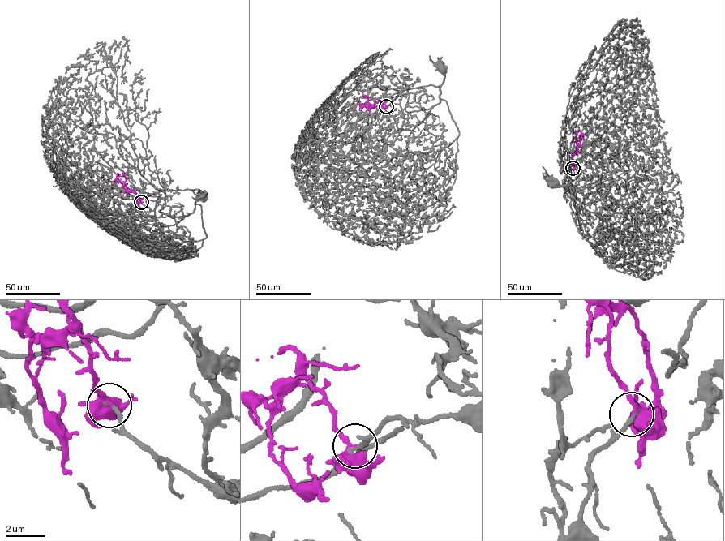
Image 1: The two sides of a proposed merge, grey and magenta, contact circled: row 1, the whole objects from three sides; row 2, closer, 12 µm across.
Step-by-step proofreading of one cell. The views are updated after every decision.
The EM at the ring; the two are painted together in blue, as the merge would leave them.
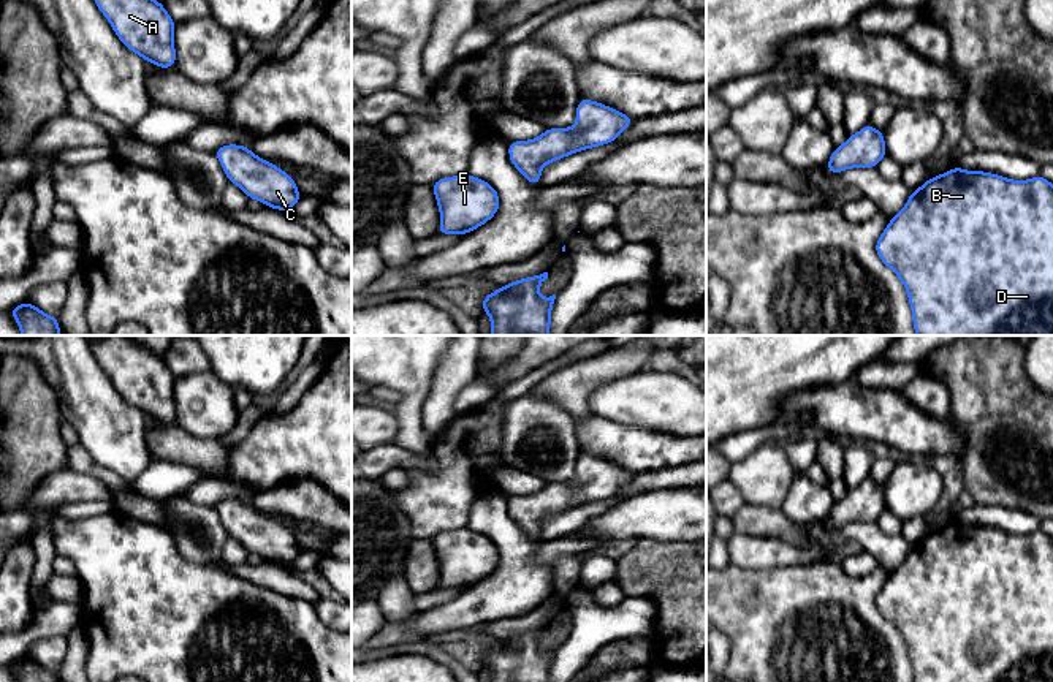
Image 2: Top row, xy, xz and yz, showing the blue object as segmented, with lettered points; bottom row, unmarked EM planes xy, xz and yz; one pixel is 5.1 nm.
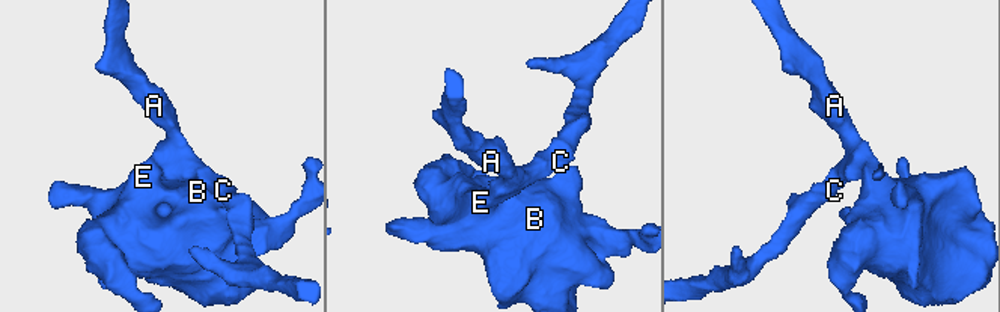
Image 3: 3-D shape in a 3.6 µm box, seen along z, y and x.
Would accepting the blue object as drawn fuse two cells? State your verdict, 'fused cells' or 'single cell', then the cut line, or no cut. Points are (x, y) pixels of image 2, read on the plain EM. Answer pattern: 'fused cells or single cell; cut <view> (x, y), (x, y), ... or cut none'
single cell; cut none

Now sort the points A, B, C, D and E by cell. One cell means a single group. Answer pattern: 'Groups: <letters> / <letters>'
Groups: A B C D E

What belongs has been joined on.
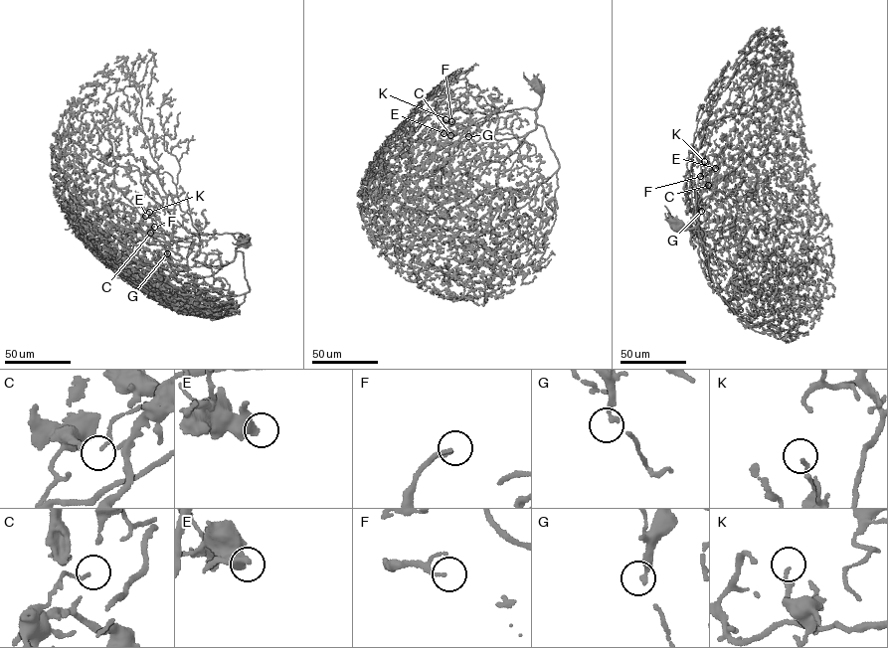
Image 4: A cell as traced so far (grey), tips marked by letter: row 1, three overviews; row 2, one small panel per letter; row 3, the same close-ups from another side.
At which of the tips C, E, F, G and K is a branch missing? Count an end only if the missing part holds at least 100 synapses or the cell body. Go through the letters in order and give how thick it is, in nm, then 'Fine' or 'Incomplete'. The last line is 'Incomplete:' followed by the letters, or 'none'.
C: Thickness 100 nm. Fine
E: Thickness 420 nm. Fine
F: Thickness 110 nm. Fine
G: Thickness 180 nm. Fine
K: Thickness 150 nm. Fine
Incomplete: none

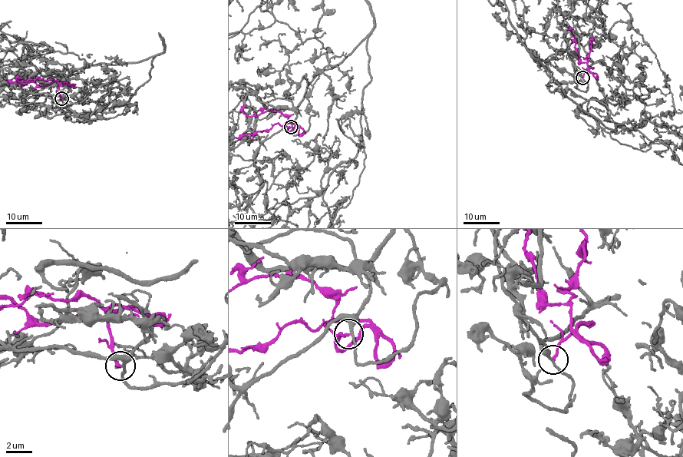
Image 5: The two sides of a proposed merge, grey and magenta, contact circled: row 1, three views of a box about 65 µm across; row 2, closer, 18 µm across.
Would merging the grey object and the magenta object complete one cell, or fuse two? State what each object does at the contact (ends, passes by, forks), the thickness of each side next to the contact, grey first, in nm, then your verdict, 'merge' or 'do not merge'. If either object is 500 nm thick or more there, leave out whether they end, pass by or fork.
grey passes by; magenta ends; calibres 200 and 200 nm; do not merge

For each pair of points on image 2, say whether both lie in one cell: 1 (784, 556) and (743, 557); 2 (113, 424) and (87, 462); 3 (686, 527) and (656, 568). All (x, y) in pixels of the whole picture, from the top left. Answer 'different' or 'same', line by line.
1: same
2: different
3: different

